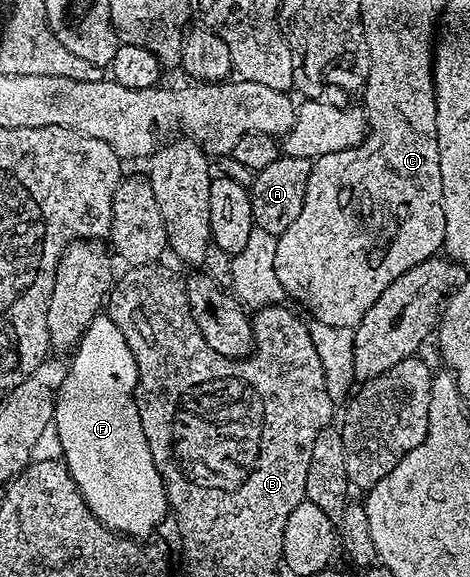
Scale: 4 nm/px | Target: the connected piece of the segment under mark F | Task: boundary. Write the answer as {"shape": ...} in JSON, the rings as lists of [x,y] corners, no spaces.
{"shape":[[[98,315],[84,328],[80,343],[71,357],[72,361],[67,362],[66,379],[56,394],[54,424],[58,427],[58,439],[62,439],[62,460],[68,466],[82,499],[107,529],[129,539],[151,538],[148,536],[163,523],[164,516],[169,516],[170,510],[162,475],[158,475],[158,467],[154,467],[154,455],[150,455],[150,447],[146,443],[136,410],[138,367],[134,363],[126,335],[118,331],[118,323],[114,323],[107,315]]]}

